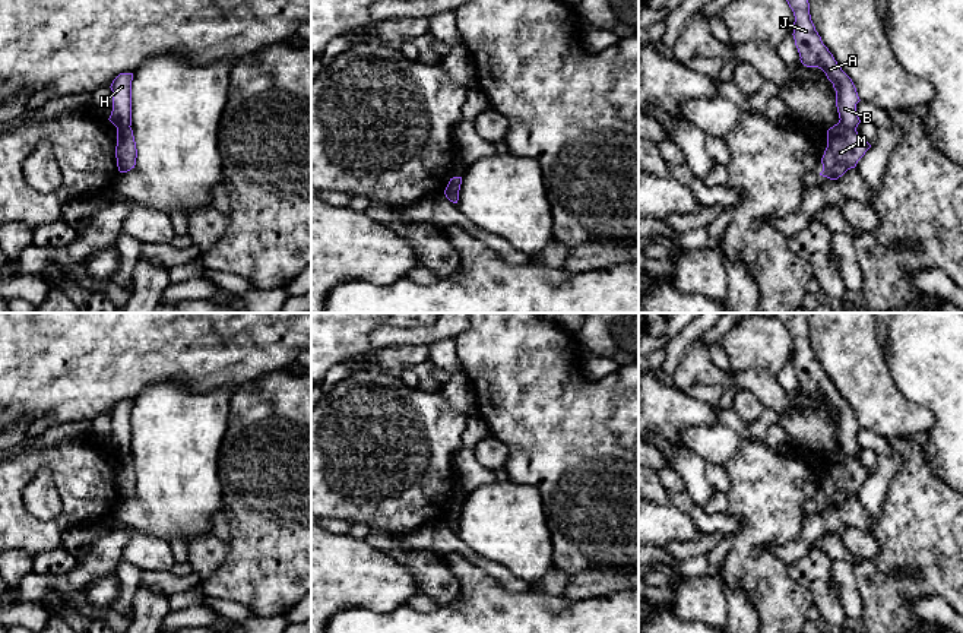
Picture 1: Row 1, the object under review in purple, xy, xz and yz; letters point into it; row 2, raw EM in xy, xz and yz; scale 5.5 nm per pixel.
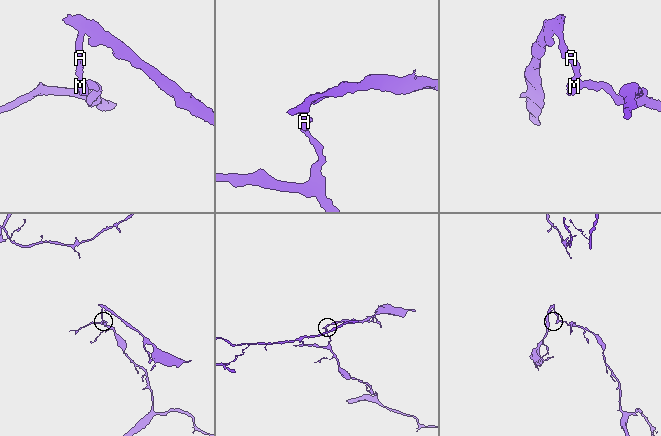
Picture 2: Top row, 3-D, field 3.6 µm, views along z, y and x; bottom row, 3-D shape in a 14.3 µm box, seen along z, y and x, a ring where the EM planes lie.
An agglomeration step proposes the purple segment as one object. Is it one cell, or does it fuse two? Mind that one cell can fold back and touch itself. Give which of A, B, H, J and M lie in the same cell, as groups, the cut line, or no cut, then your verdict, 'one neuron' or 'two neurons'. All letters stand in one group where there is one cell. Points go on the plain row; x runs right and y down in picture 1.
A B H J / M | yz (839, 449), (855, 456) | two neurons

